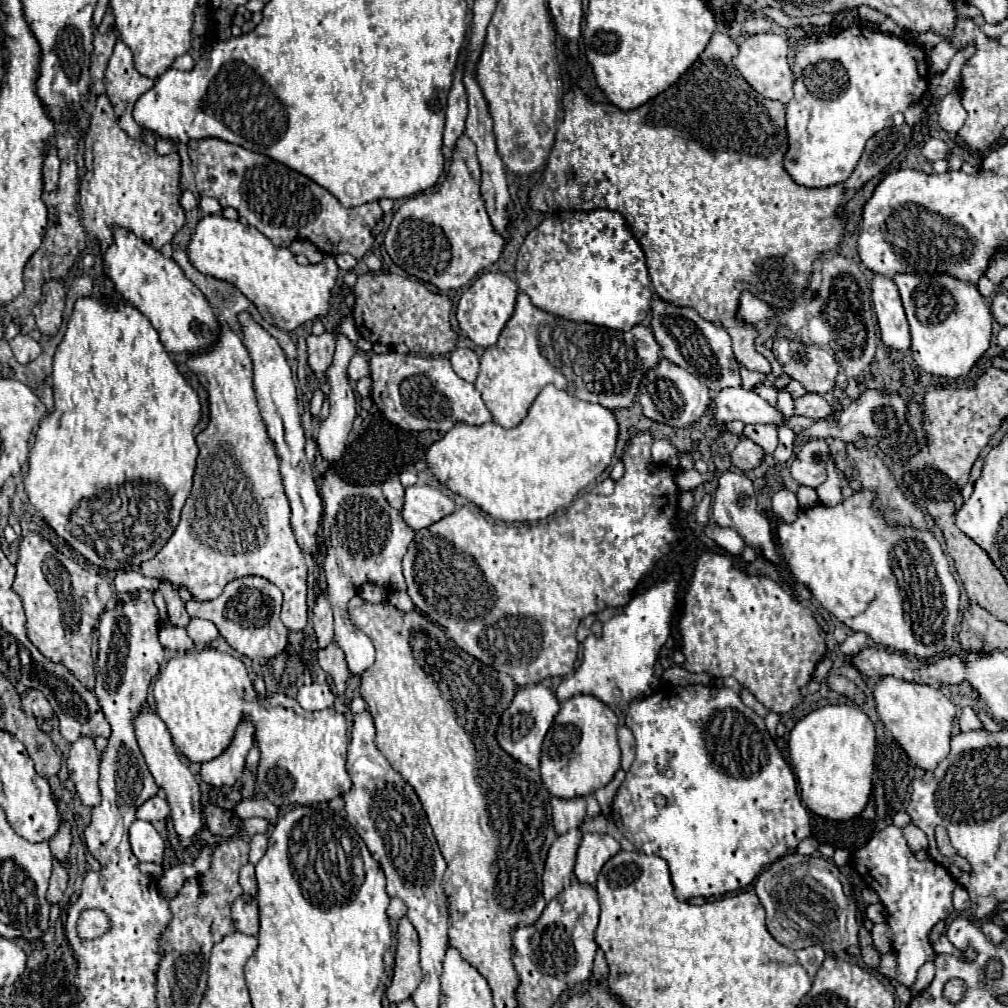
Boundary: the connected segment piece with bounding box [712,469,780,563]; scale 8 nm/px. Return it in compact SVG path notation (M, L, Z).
M732 469L722 471L718 475L718 489L714 493L714 505L712 505L712 517L720 527L732 527L736 529L748 545L760 551L760 555L772 563L778 563L780 557L774 551L772 535L770 535L770 525L764 515L756 511L756 493L754 493L754 483L746 473L736 473Z

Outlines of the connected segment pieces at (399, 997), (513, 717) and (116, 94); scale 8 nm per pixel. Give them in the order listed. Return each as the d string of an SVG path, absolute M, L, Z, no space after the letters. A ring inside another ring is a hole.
M402 917L398 925L398 955L396 955L394 975L390 987L386 989L388 1001L400 1003L410 999L420 981L422 981L422 969L420 969L418 933L408 921L408 917Z
M532 685L532 687L522 687L516 691L516 697L508 711L500 719L498 727L498 741L506 753L510 753L514 759L518 759L522 765L530 769L540 769L540 755L542 755L542 741L554 723L554 717L560 709L560 703L556 695L544 687L544 685Z
M118 41L114 53L108 61L108 69L104 75L106 81L106 95L114 105L114 113L118 117L118 125L132 137L142 139L142 125L138 125L132 117L134 103L144 95L148 89L154 87L154 81L142 77L132 63L132 51Z

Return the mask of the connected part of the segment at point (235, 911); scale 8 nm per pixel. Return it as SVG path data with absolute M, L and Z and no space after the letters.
M242 895L232 905L232 921L236 931L258 935L258 903L252 895Z

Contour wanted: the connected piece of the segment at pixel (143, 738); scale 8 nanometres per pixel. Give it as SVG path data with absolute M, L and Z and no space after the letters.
M148 703L134 715L134 731L136 731L140 751L146 759L148 771L152 773L156 785L166 791L166 801L172 809L172 821L174 821L174 829L180 837L180 843L188 847L194 841L194 837L198 835L198 831L204 827L202 803L200 803L200 783L196 781L196 777L190 773L190 769L180 759L164 721L156 715L156 711Z

